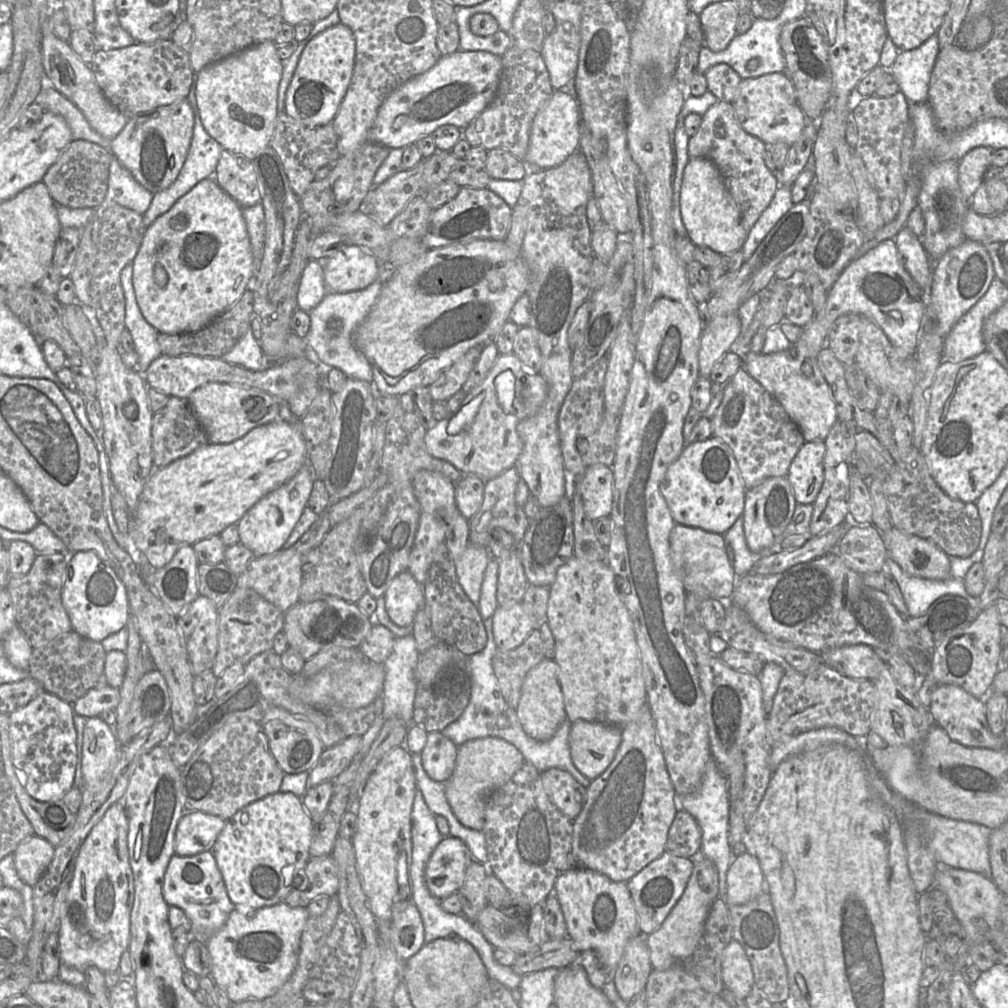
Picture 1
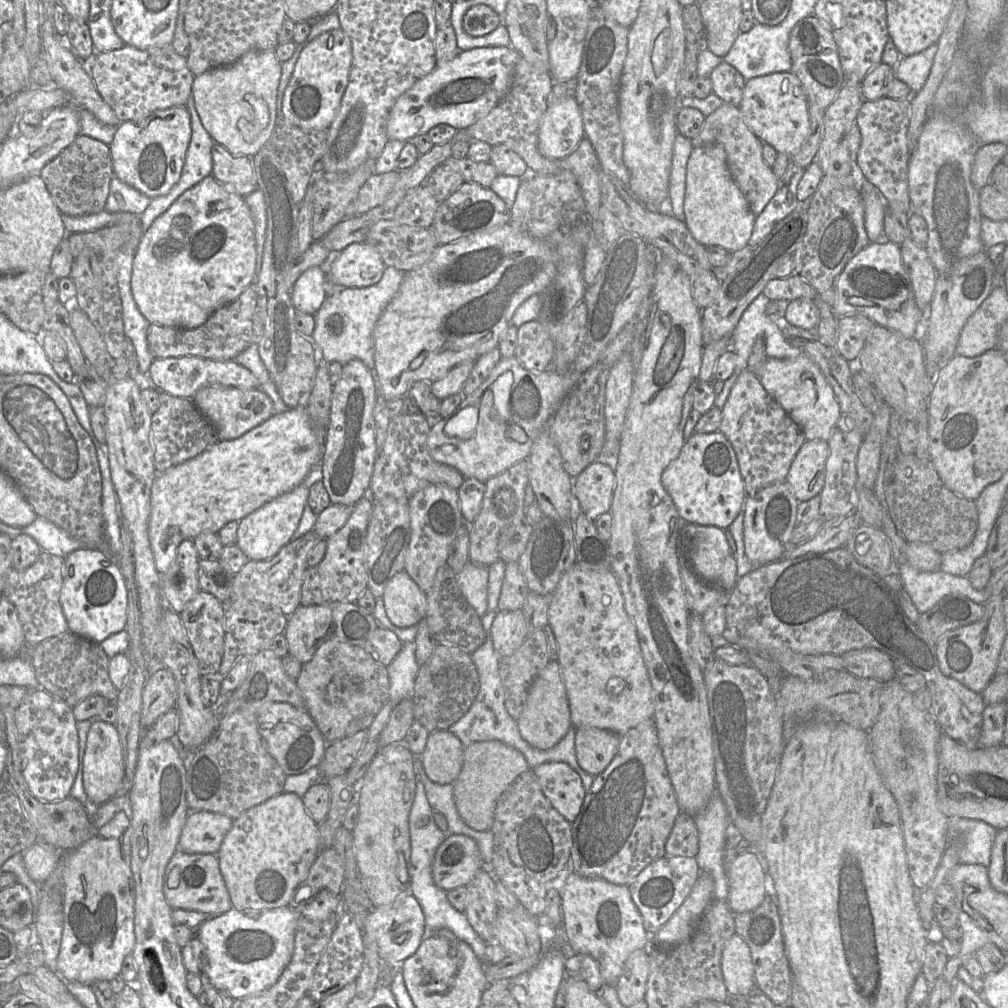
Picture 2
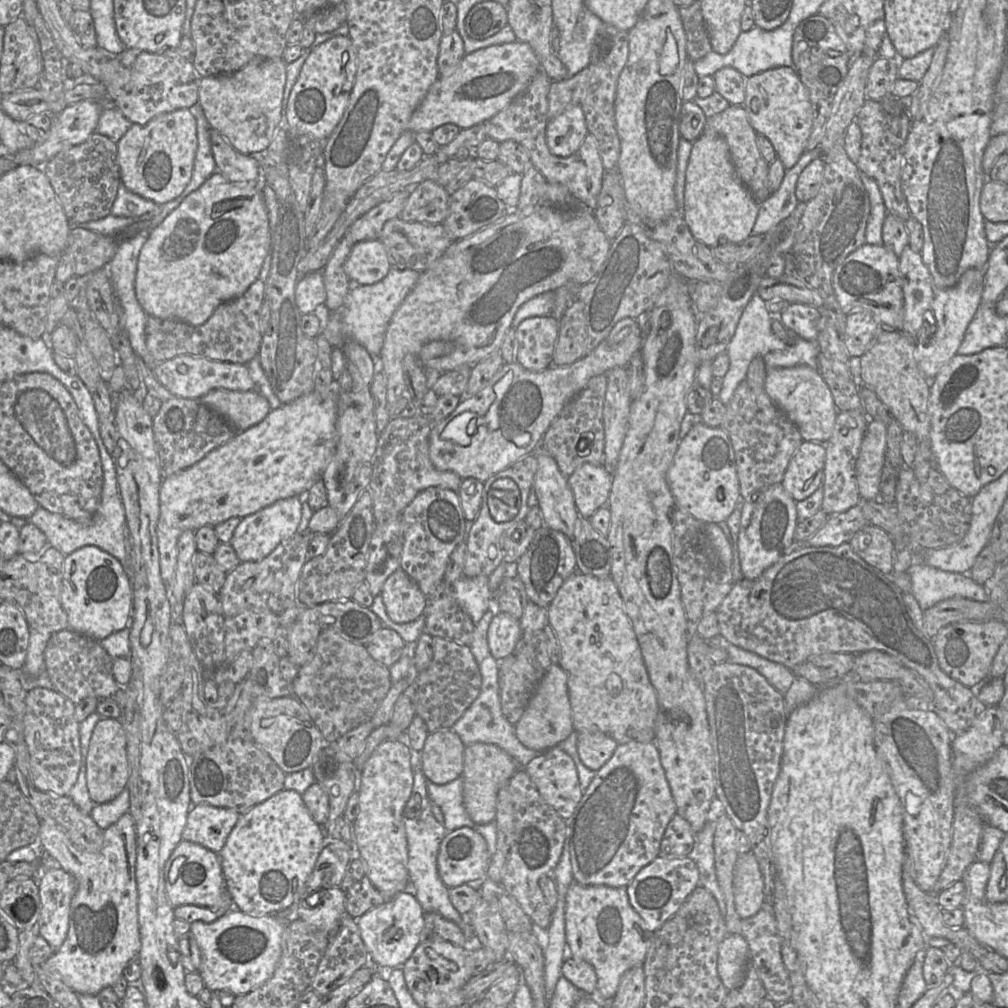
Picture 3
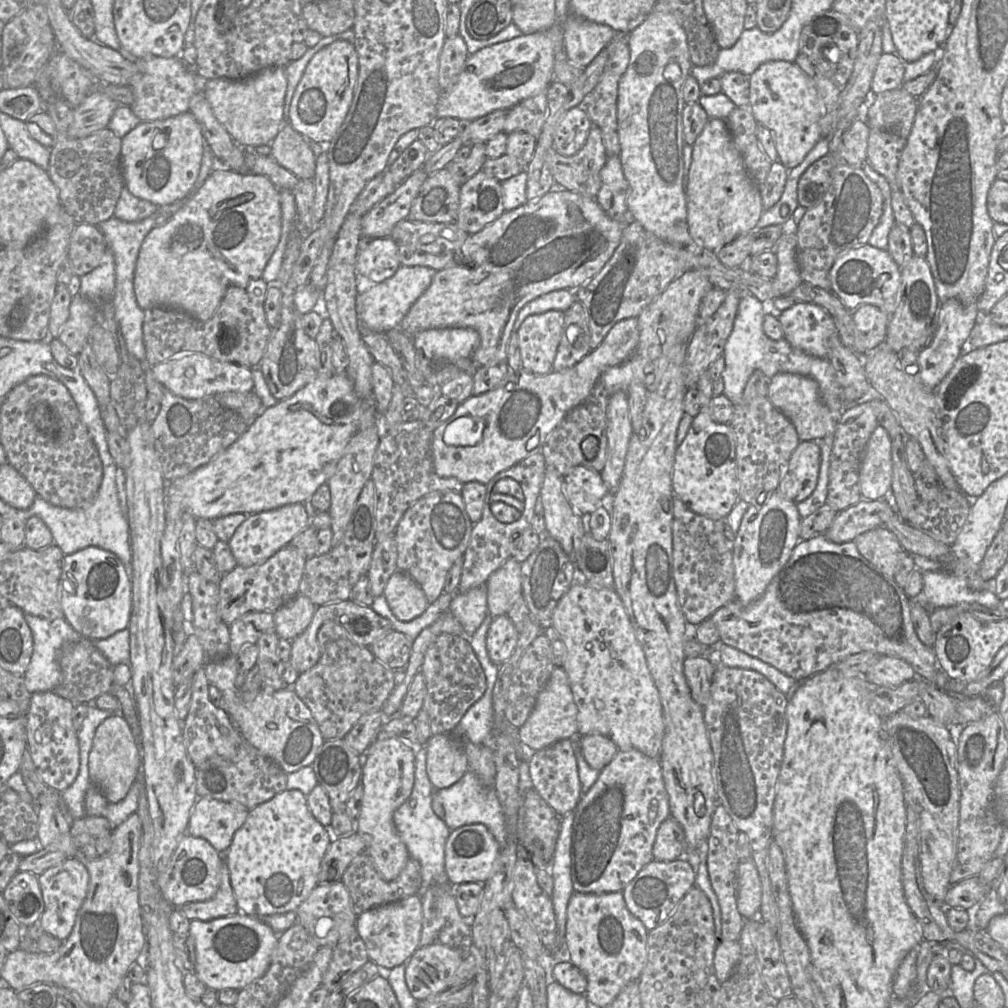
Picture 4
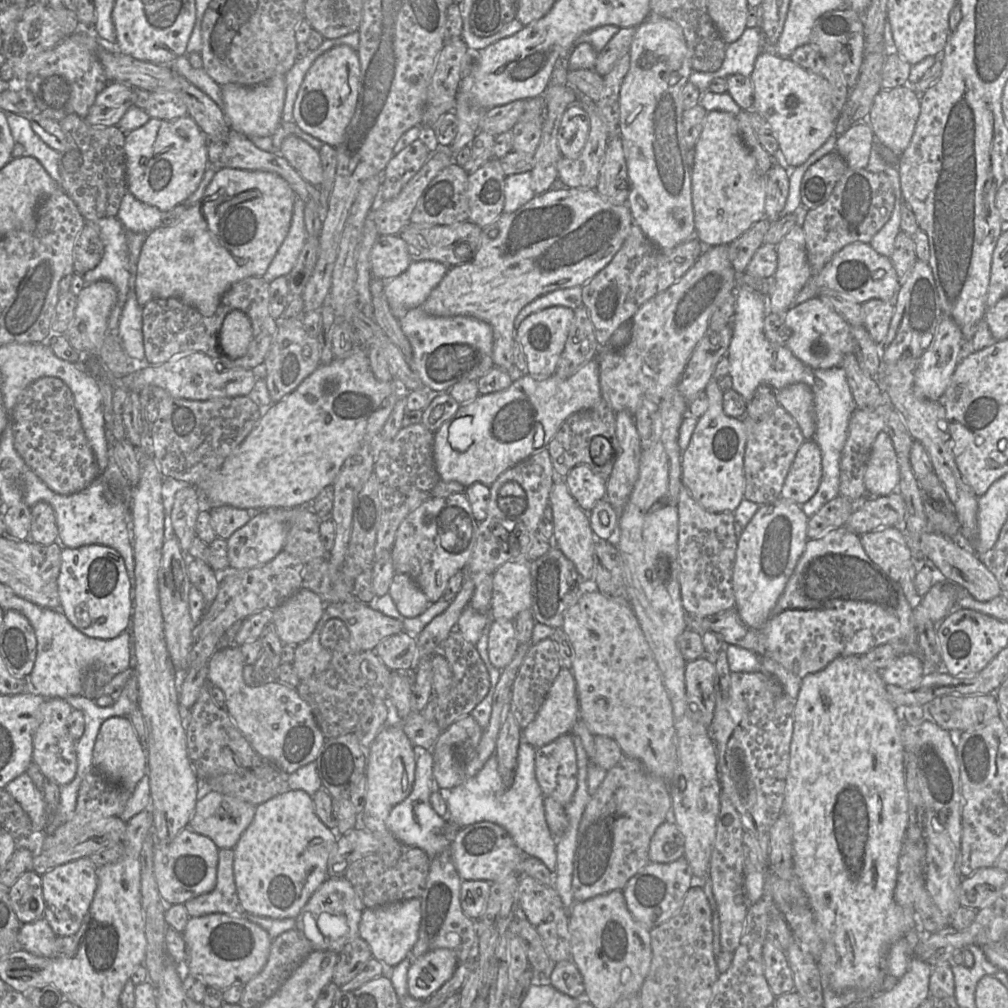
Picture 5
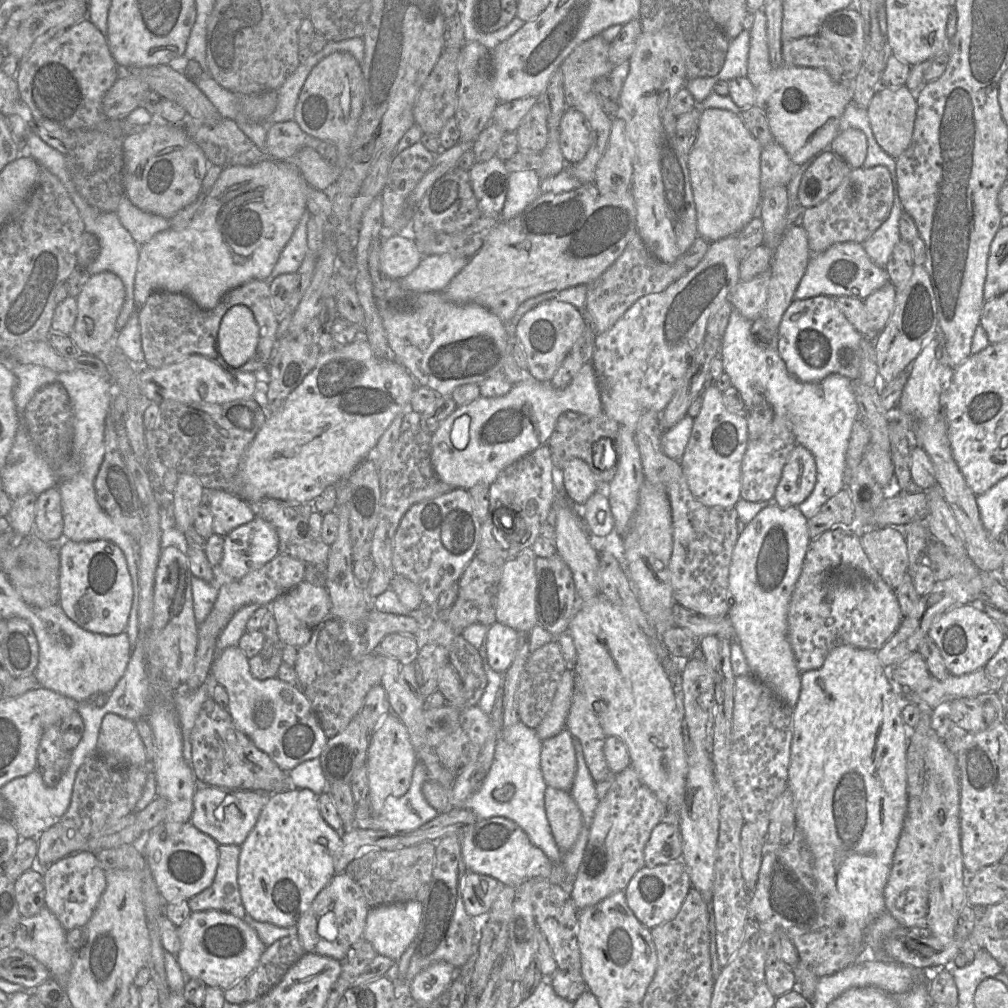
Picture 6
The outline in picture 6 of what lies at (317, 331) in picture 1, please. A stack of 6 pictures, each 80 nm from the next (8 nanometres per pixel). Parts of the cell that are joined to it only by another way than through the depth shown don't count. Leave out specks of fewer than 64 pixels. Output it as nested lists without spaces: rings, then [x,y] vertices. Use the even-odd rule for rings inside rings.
[[[450,254],[424,256],[419,266],[400,283],[403,288],[415,292],[443,292],[469,259]]]

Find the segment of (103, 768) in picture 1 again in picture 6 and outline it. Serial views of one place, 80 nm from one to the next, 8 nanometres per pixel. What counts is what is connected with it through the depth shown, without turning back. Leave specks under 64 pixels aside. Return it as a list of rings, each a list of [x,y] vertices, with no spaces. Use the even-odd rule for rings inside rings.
[[[117,714],[104,716],[100,727],[96,754],[109,766],[144,766],[146,751],[135,722]]]

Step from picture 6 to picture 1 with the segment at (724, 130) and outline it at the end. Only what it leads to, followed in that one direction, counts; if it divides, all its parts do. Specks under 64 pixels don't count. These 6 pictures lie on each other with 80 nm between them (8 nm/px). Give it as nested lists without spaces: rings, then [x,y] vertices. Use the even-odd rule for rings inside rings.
[[[691,158],[688,161],[680,191],[680,207],[687,236],[696,247],[707,247],[719,254],[742,249],[748,233],[741,223],[739,207],[710,159]]]

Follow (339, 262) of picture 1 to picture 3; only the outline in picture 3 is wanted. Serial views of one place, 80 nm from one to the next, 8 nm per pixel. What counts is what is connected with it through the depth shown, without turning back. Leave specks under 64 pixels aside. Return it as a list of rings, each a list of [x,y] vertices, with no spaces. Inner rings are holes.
[[[379,239],[355,243],[344,263],[344,271],[354,285],[372,285],[382,280],[391,264]]]

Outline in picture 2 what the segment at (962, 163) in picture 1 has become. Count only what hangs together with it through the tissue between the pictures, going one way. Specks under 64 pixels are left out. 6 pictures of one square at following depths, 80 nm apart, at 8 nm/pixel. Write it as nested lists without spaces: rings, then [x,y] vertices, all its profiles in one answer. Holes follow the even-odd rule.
[[[989,143],[978,148],[971,171],[971,181],[980,190],[989,183],[994,167],[999,164],[1007,150],[1003,143]]]

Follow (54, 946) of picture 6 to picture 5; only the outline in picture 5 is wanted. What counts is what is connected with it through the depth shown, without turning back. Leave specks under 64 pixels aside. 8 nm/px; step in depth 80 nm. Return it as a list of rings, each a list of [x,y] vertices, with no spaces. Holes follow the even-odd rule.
[[[45,918],[22,924],[17,936],[17,944],[25,951],[41,957],[55,955],[56,935]]]

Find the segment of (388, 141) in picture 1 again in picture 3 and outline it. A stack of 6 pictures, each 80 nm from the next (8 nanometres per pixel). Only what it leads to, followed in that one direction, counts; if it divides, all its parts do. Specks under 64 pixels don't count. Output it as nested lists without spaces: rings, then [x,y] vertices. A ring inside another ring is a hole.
[[[514,41],[478,49],[465,54],[461,62],[448,75],[439,75],[426,96],[411,116],[408,131],[433,131],[435,128],[453,123],[465,129],[483,123],[503,110],[530,82],[540,70],[540,63],[532,48],[524,42]]]

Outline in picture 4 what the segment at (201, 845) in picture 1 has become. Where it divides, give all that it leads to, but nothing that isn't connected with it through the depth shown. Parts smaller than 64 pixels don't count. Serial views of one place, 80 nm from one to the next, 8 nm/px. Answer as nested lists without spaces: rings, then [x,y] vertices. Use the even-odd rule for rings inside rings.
[[[199,798],[191,812],[186,833],[205,839],[222,855],[230,847],[235,832],[244,824],[248,812],[249,809],[238,802]]]

